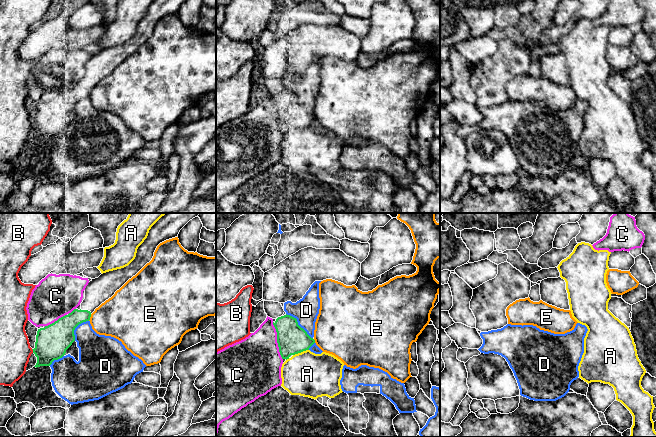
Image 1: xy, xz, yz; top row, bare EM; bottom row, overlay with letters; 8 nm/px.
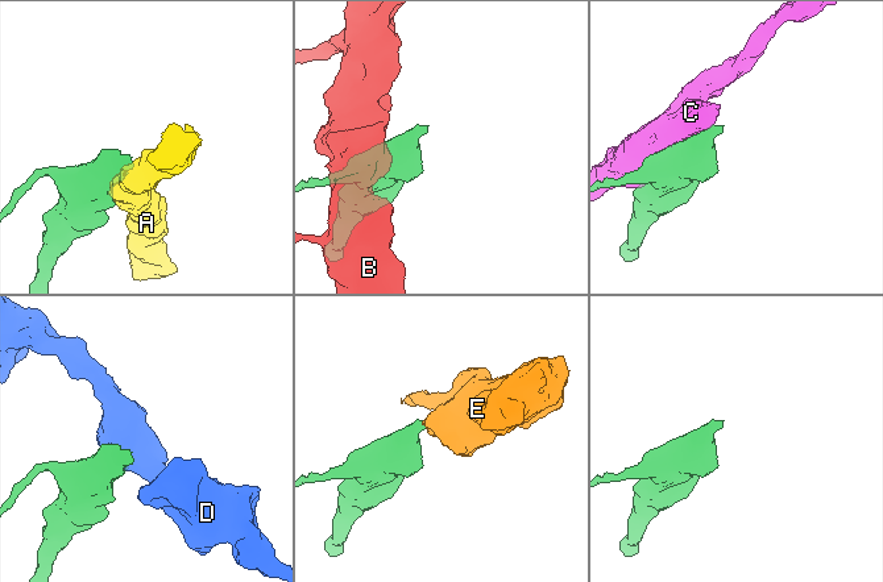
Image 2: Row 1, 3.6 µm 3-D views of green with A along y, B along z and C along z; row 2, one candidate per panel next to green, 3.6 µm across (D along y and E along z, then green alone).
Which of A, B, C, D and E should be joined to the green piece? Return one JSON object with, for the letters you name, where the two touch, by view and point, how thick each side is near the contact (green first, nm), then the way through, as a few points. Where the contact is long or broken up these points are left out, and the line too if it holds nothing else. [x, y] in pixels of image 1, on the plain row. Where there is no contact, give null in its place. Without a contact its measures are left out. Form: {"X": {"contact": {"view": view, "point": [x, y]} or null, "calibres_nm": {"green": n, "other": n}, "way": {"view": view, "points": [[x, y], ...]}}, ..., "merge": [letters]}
{"merge": []}

